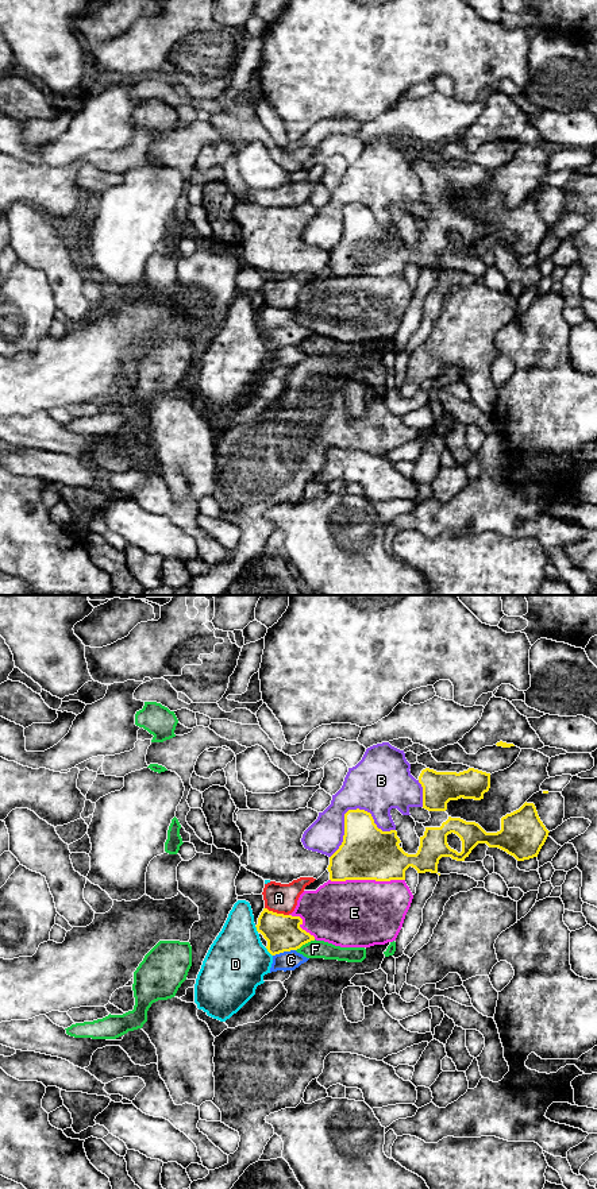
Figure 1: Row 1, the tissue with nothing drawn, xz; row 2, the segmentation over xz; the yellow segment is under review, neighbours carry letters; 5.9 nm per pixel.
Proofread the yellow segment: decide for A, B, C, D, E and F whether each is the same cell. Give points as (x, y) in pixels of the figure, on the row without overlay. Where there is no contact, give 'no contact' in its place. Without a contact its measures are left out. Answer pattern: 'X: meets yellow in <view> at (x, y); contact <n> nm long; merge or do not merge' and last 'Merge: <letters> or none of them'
A: meets yellow in xz at (276, 308); contact 150 nm long; do not merge
B: meets yellow in xz at (350, 205); contact 420 nm long; do not merge
C: meets yellow in xz at (284, 346); contact 140 nm long; do not merge
D: meets yellow in xz at (268, 346); contact 70 nm long; do not merge
E: meets yellow in xz at (368, 274); contact 440 nm long; do not merge
F: meets yellow in xz at (305, 338); contact 140 nm long; do not merge
Merge: none of them

